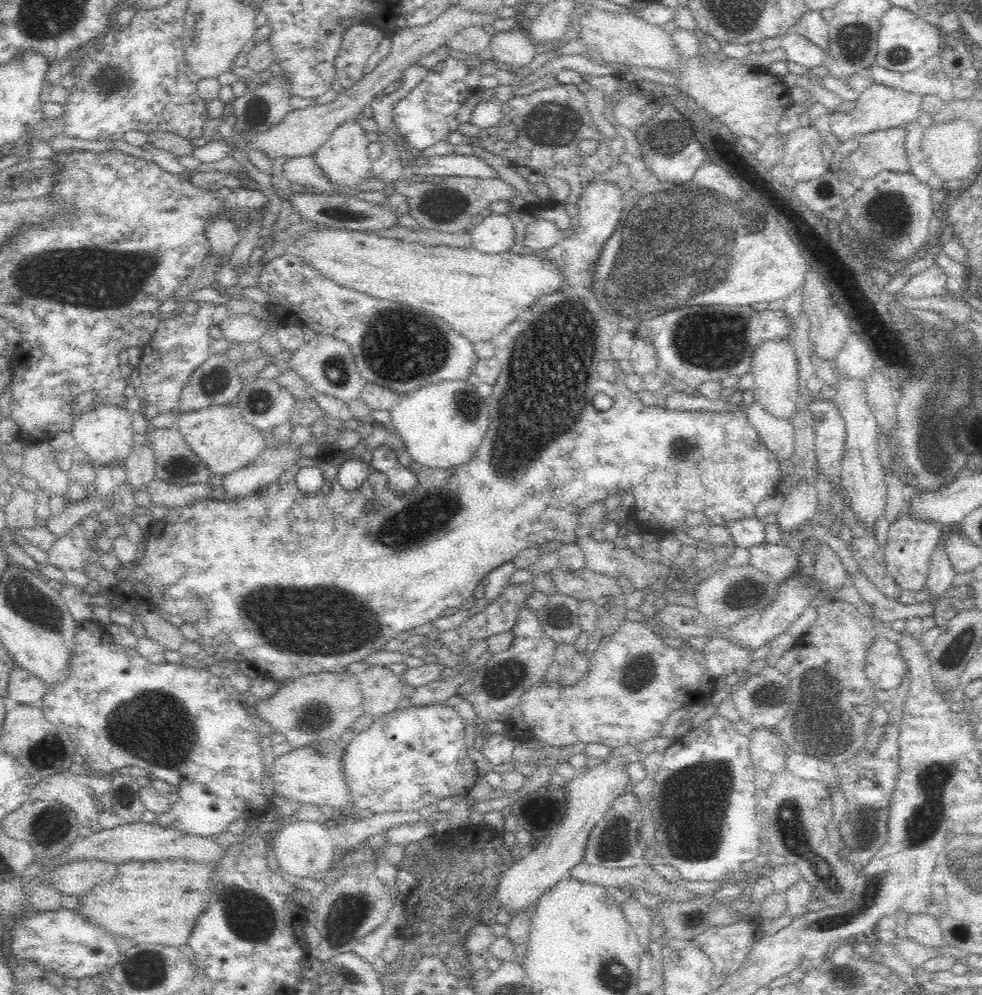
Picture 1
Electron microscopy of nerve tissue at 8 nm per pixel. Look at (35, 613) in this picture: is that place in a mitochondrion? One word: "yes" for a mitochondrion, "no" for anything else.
yes

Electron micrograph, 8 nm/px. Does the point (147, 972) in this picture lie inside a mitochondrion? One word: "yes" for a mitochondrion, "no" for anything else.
yes

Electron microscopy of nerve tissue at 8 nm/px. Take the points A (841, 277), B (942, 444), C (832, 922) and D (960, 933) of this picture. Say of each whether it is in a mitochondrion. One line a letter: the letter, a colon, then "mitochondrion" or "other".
A: other
B: mitochondrion
C: other
D: other

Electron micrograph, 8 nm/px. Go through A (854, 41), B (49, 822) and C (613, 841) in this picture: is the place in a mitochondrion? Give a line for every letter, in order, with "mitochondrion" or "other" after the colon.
A: mitochondrion
B: mitochondrion
C: mitochondrion

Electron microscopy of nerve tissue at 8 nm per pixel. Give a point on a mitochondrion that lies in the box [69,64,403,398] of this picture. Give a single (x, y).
(114, 83)

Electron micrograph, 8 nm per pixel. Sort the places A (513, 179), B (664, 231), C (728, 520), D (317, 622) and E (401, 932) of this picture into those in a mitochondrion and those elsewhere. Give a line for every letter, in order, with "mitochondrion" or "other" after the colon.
A: other
B: mitochondrion
C: other
D: mitochondrion
E: other

